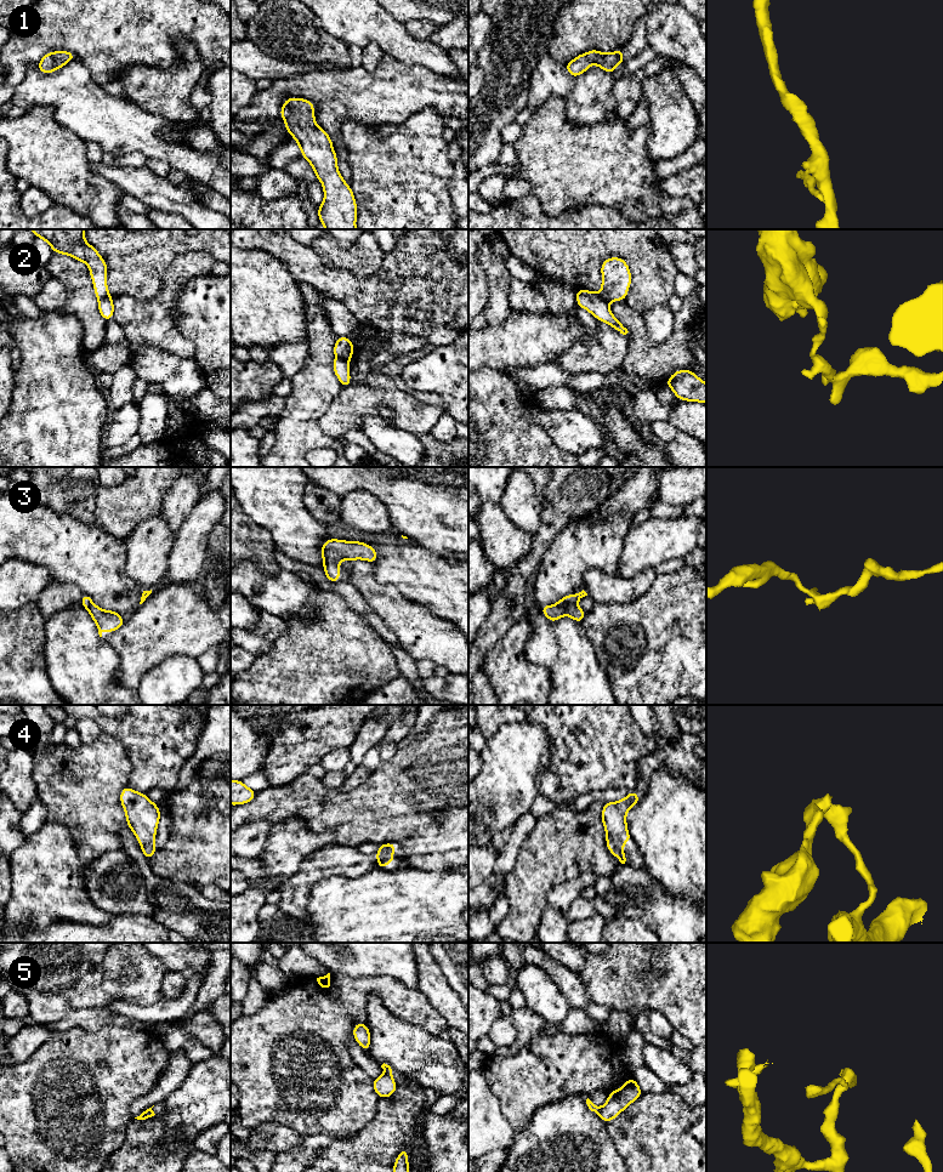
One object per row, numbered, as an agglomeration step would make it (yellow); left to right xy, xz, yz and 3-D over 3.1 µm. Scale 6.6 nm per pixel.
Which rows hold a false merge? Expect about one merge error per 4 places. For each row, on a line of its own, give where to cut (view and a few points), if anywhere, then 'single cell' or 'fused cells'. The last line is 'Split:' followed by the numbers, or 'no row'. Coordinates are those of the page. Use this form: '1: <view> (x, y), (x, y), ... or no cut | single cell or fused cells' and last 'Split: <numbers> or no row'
1: no cut | single cell
2: xz (336, 357), (348, 363) | fused cells
3: yz (575, 602), (563, 606), (555, 604) | fused cells
4: no cut | single cell
5: yz (601, 1108), (598, 1114) | fused cells
Split: 2, 3, 5

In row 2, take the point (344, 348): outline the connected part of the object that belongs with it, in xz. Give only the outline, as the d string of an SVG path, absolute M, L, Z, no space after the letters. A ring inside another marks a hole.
M337 337L334 346L334 354L339 359L343 359L350 363L351 357L353 355L354 348L352 341L348 337Z

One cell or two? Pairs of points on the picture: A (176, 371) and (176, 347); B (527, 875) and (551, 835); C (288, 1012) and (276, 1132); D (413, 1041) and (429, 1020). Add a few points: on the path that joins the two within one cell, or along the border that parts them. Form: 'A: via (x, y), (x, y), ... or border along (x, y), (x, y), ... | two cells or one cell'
A: border along (149, 345), (177, 357), (192, 359) | two cells
B: via (537, 865), (551, 851), (551, 845) | one cell
C: border along (257, 1126), (265, 1122), (283, 1124), (301, 1136) | two cells
D: border along (396, 1017), (419, 1025), (438, 1036) | two cells

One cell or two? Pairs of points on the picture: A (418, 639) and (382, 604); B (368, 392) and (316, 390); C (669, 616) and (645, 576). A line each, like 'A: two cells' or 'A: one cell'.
A: one cell
B: two cells
C: two cells

